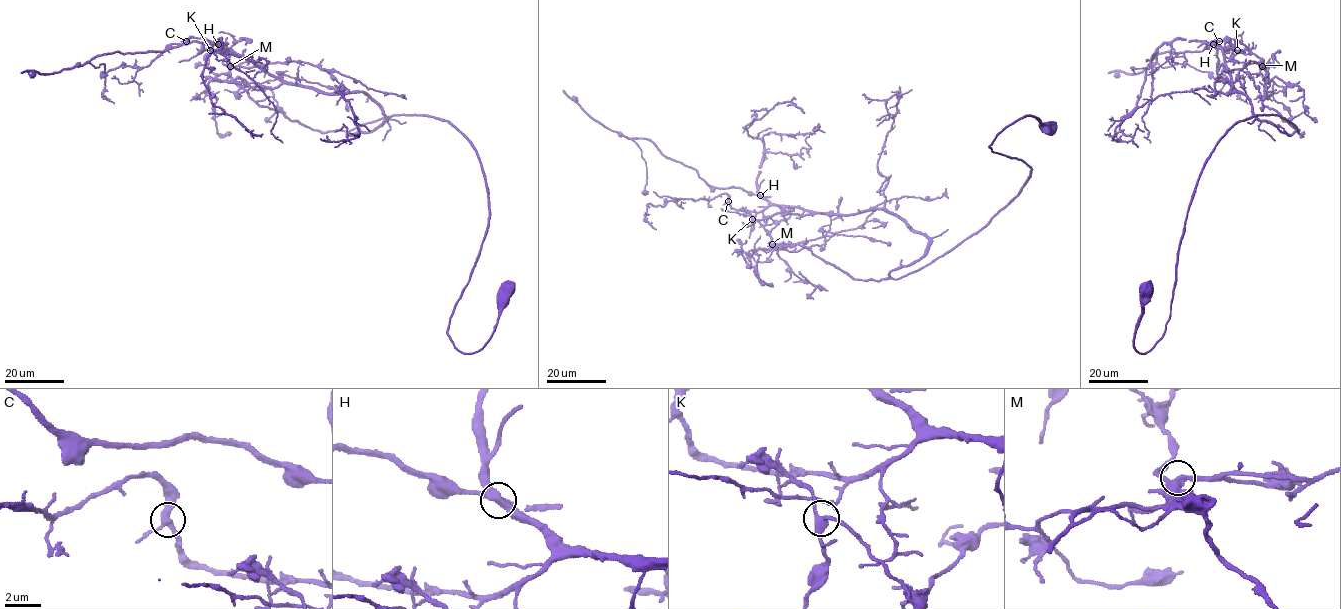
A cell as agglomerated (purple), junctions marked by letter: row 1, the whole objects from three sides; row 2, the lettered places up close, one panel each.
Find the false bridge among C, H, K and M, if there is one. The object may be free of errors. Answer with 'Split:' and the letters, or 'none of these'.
Split: H

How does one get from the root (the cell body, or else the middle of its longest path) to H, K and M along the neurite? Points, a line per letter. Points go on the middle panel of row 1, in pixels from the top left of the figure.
H: (1050, 131), (1032, 116), (1007, 125), (989, 146), (1031, 168), (1019, 193), (897, 279), (771, 248), (759, 196)
K: (1050, 131), (1032, 116), (1007, 125), (989, 146), (1031, 168), (1019, 193), (897, 279), (771, 248), (753, 219)
M: (1050, 131), (1032, 116), (1007, 125), (989, 146), (1031, 168), (1019, 193), (899, 278), (856, 279), (772, 244)

